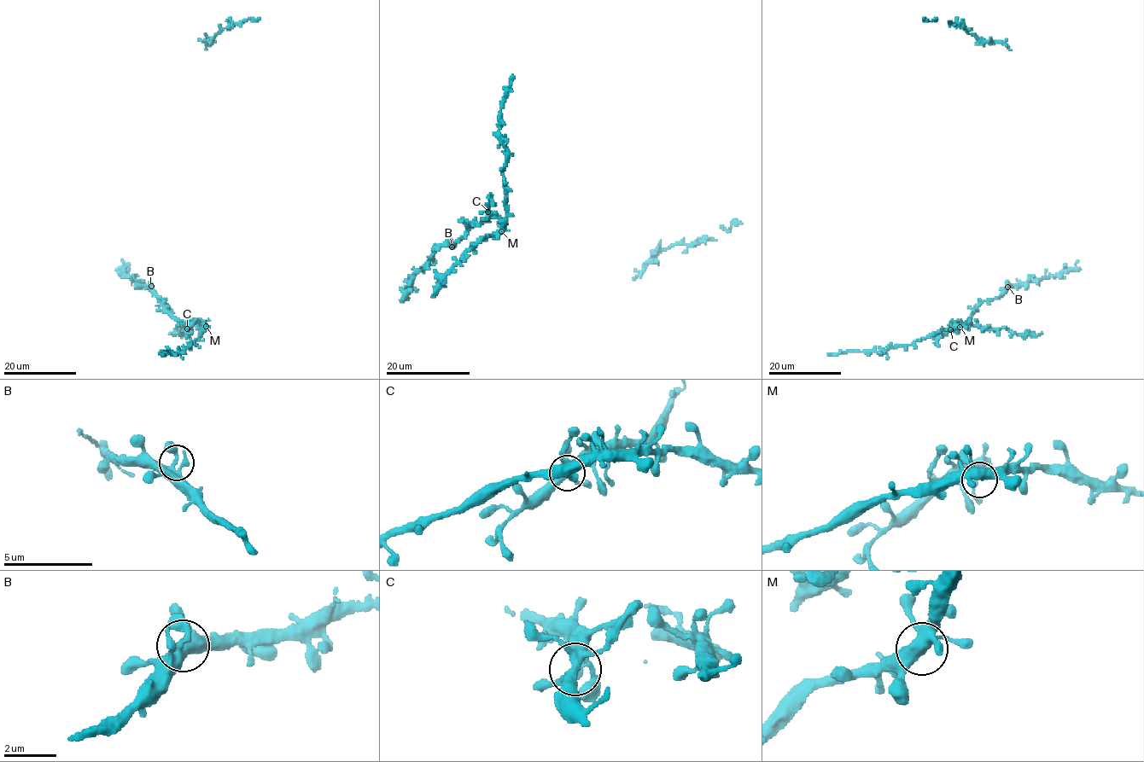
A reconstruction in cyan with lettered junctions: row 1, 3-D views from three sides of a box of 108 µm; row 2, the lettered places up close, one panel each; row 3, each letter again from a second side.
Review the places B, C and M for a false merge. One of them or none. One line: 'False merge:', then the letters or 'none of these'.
False merge: none of these

